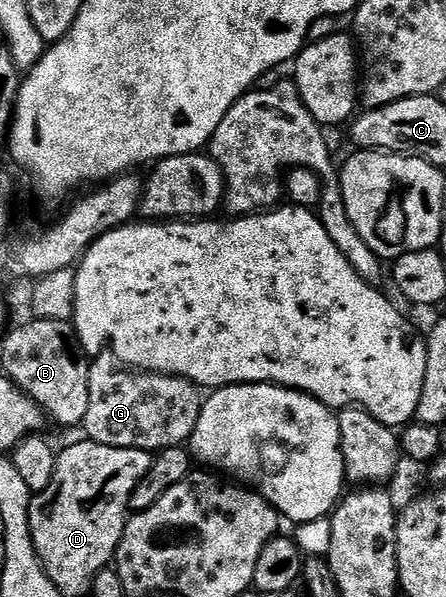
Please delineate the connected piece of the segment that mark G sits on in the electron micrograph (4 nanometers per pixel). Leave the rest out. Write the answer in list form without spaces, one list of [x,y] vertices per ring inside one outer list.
[[[107,355],[96,356],[90,362],[87,378],[89,411],[85,411],[82,428],[87,429],[86,436],[90,440],[109,447],[148,451],[174,449],[190,442],[205,400],[200,386],[192,381],[164,373],[120,371],[116,362]]]

